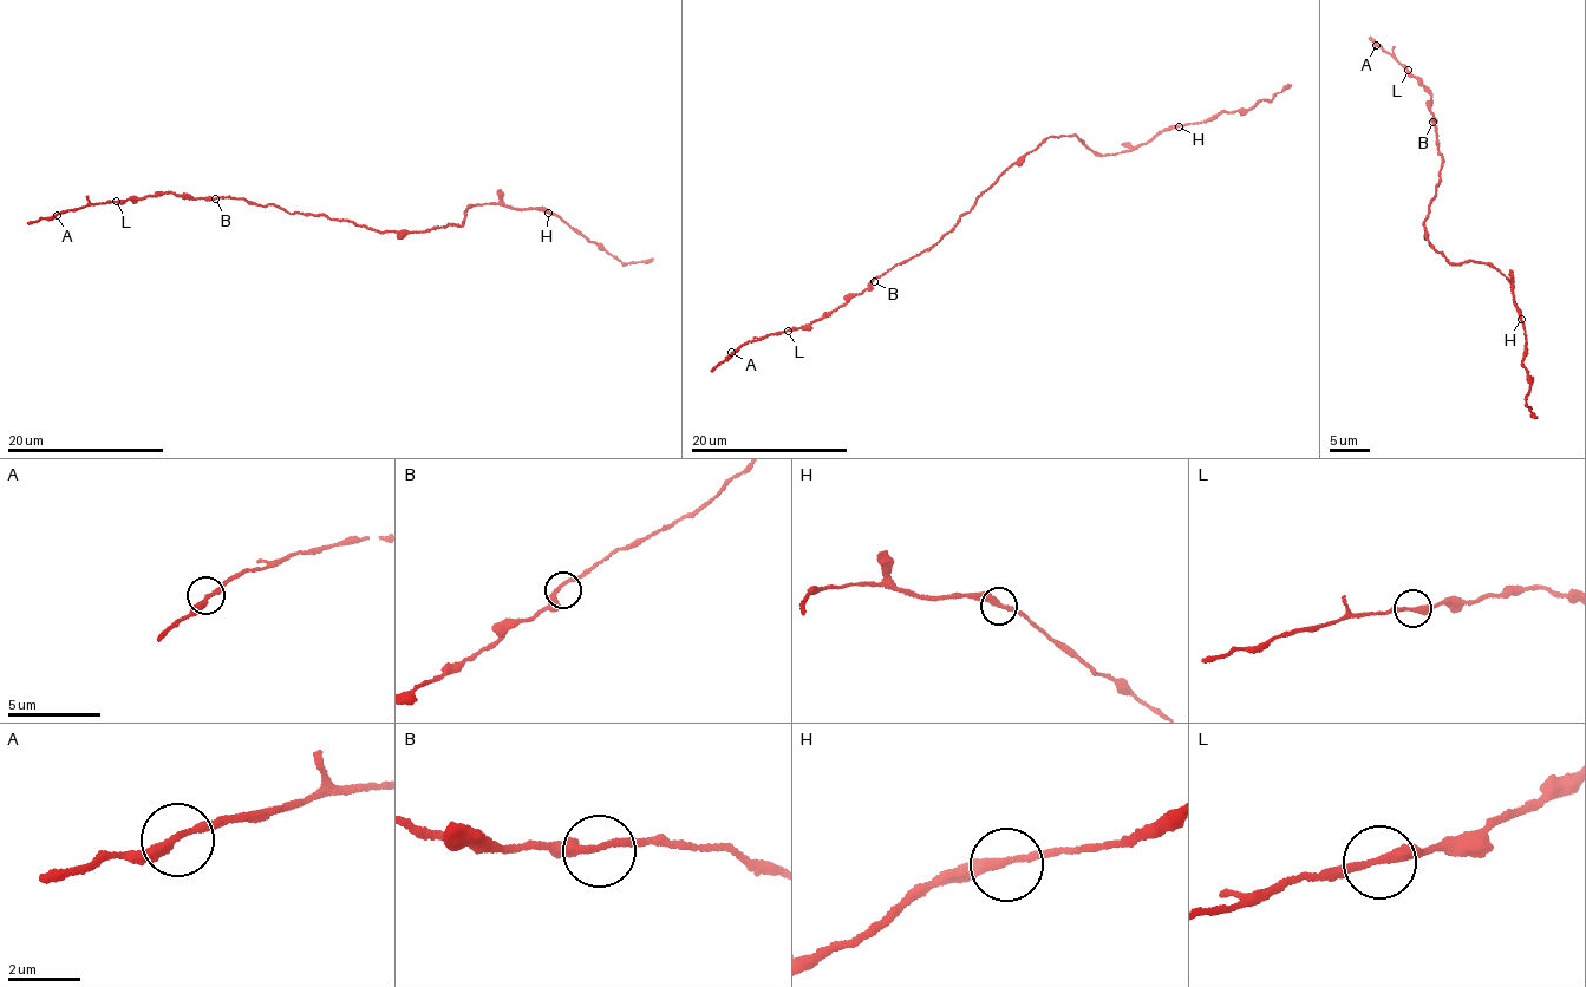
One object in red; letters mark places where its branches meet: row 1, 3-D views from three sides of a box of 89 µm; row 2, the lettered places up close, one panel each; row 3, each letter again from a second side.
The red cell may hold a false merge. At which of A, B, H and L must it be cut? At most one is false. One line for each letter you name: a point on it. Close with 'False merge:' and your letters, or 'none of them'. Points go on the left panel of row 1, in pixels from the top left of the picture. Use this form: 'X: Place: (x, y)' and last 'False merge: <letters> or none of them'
False merge: none of them

